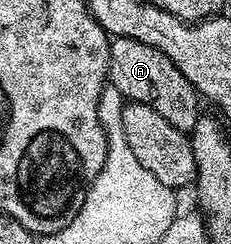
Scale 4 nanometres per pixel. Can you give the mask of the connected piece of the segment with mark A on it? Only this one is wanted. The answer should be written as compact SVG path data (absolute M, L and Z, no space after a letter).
M115 36L109 42L108 83L120 92L126 101L143 106L151 106L158 114L163 114L171 126L186 134L192 132L199 115L197 89L179 74L175 62L167 58L155 46L147 46L135 38Z

